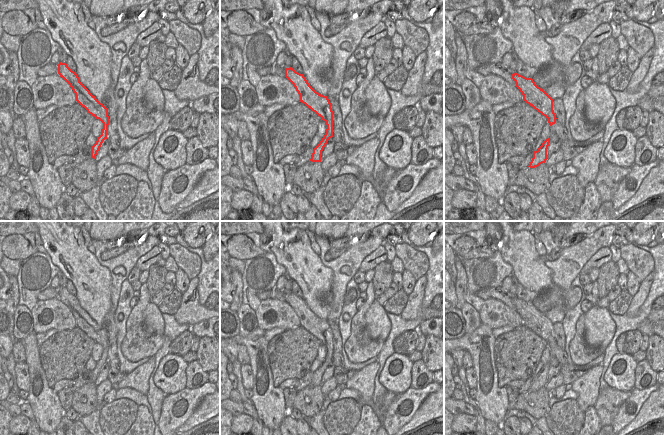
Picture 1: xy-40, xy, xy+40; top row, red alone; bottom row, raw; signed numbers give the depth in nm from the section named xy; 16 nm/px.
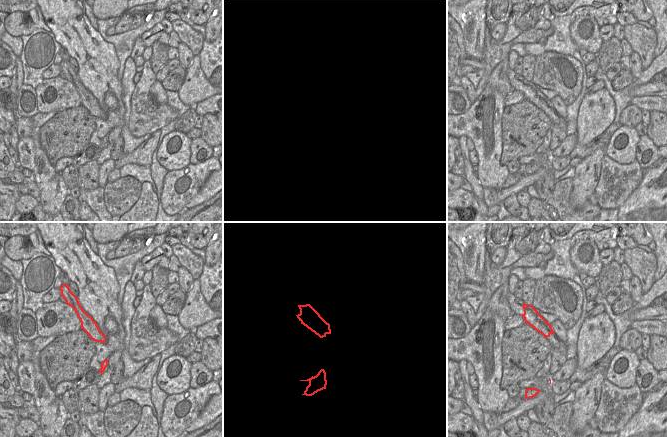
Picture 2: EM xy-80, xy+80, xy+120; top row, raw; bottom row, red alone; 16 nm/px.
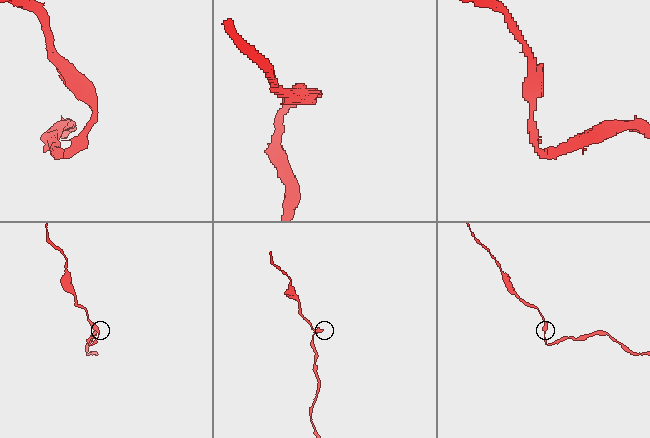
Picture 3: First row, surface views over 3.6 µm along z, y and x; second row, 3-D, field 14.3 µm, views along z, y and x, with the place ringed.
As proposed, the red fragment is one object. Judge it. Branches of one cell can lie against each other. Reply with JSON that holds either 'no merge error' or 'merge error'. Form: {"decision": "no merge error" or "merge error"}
{"decision": "merge error"}

